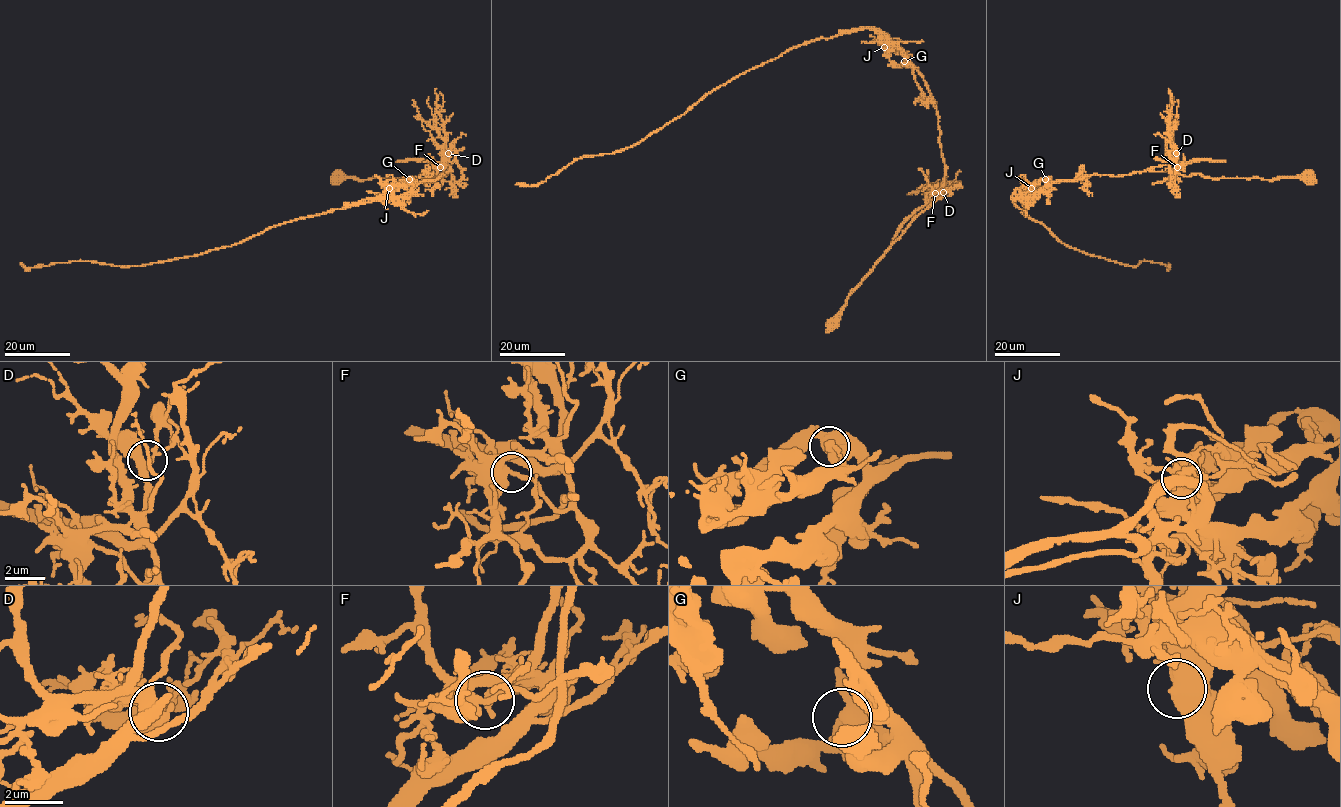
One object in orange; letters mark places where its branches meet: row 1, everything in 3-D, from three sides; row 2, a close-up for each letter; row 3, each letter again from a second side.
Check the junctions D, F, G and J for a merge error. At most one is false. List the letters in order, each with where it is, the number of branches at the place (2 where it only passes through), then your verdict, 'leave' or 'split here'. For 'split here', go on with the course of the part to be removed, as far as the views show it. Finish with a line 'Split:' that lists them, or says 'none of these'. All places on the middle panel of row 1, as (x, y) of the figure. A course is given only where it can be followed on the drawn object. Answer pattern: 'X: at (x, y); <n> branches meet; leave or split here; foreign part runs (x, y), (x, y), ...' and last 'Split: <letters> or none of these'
D: at (943, 192); 3 branches meet; leave
F: at (935, 193); 2 branches meet; split here; foreign part runs (935, 193), (942, 193), (930, 185), (931, 188), (931, 184)
G: at (904, 61); 2 branches meet; leave
J: at (884, 47); 2 branches meet; leave
Split: F

